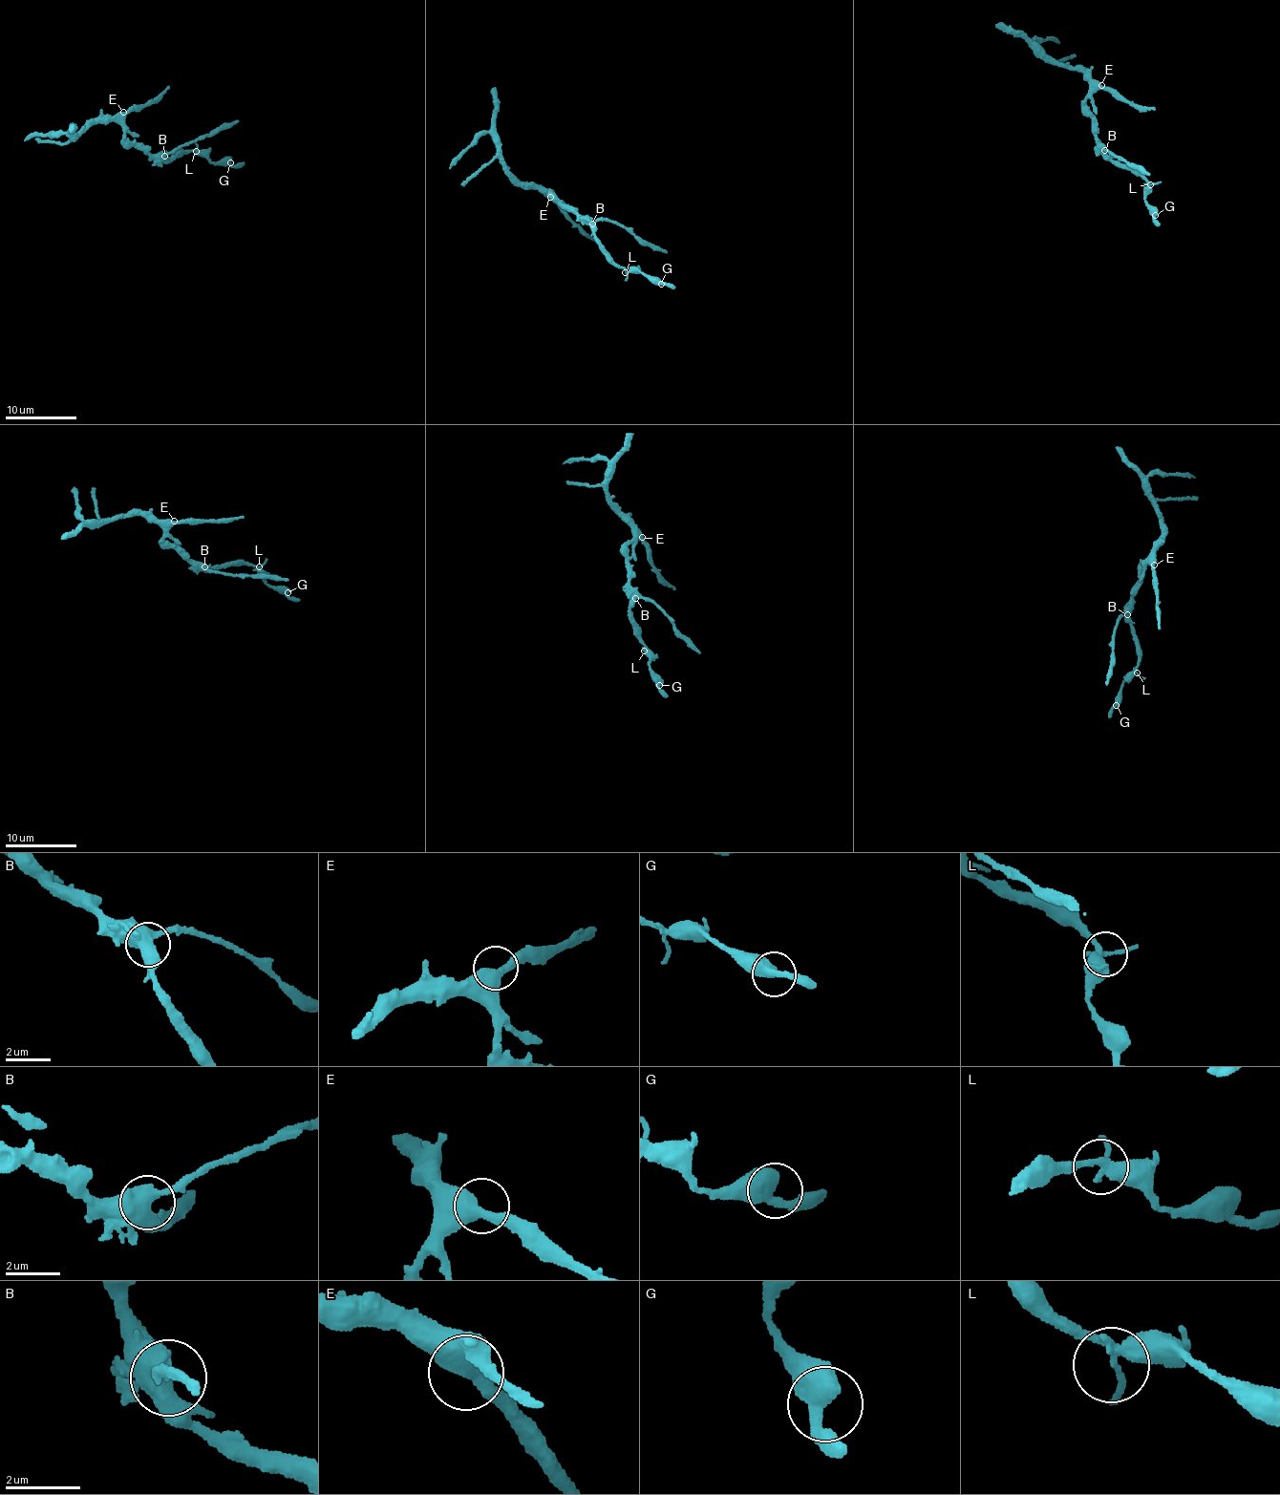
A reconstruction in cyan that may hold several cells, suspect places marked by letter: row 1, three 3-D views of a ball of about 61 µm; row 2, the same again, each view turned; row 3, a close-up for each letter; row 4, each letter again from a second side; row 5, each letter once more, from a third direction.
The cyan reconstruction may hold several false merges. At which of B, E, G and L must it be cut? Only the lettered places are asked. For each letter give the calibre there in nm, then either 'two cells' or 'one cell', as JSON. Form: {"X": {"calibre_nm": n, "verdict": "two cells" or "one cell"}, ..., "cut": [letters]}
{"B": {"calibre_nm": 480, "verdict": "one cell"}, "E": {"calibre_nm": 480, "verdict": "one cell"}, "G": {"calibre_nm": 480, "verdict": "one cell"}, "L": {"calibre_nm": 300, "verdict": "one cell"}, "cut": []}

